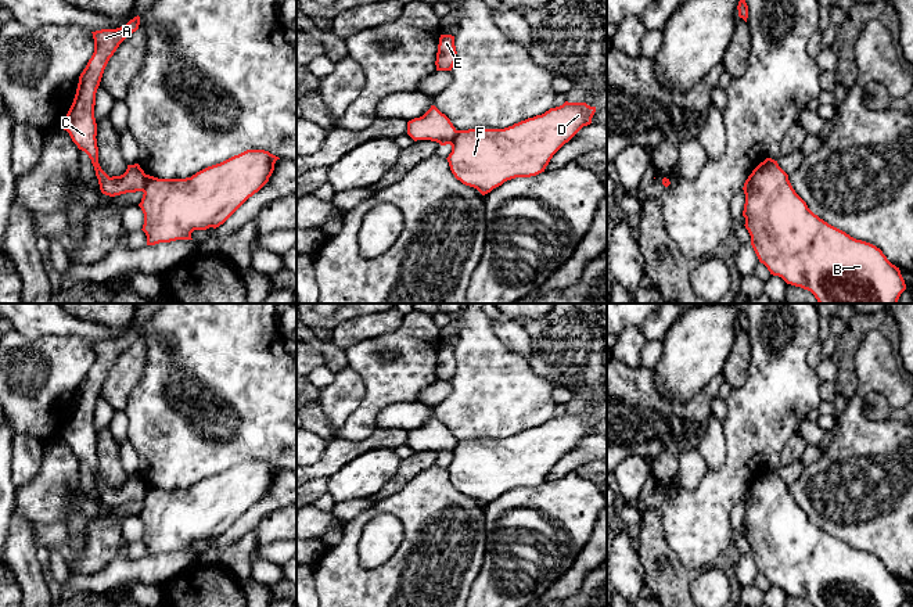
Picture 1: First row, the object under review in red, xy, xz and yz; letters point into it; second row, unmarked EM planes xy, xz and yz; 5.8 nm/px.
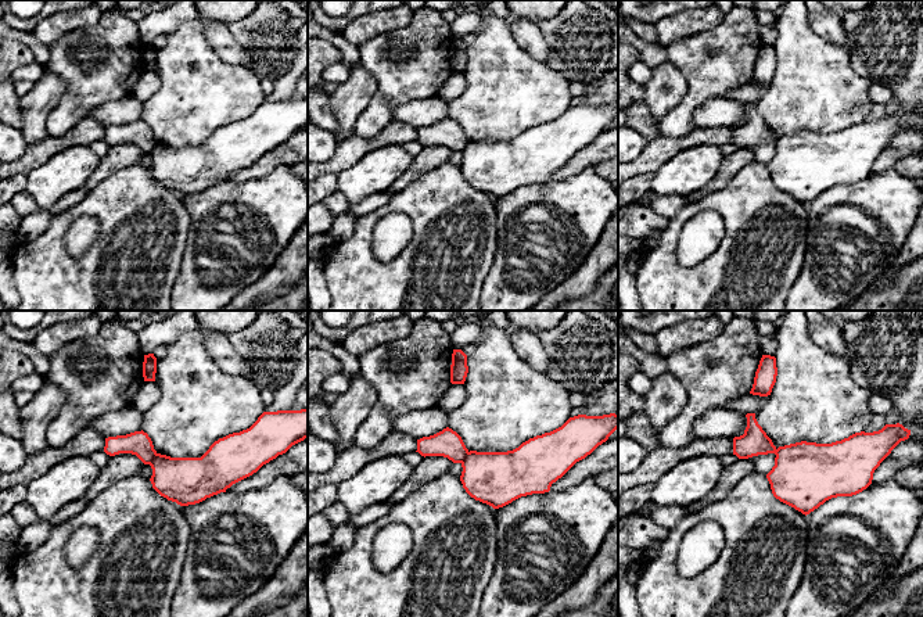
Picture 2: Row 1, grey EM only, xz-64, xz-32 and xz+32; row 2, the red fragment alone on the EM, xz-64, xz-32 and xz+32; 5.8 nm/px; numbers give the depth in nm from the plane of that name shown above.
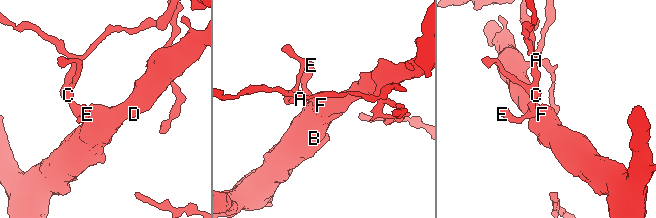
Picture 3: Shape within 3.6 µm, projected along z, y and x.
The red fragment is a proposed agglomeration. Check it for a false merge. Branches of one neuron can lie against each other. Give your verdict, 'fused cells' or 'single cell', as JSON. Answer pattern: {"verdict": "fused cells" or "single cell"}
{"verdict": "fused cells"}

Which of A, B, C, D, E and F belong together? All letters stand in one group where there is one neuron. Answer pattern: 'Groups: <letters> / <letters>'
Groups: A C E / B D F

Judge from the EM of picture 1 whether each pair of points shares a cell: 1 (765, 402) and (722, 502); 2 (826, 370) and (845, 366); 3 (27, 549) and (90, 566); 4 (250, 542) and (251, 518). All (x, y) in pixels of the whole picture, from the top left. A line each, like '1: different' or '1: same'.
1: same
2: different
3: different
4: different

